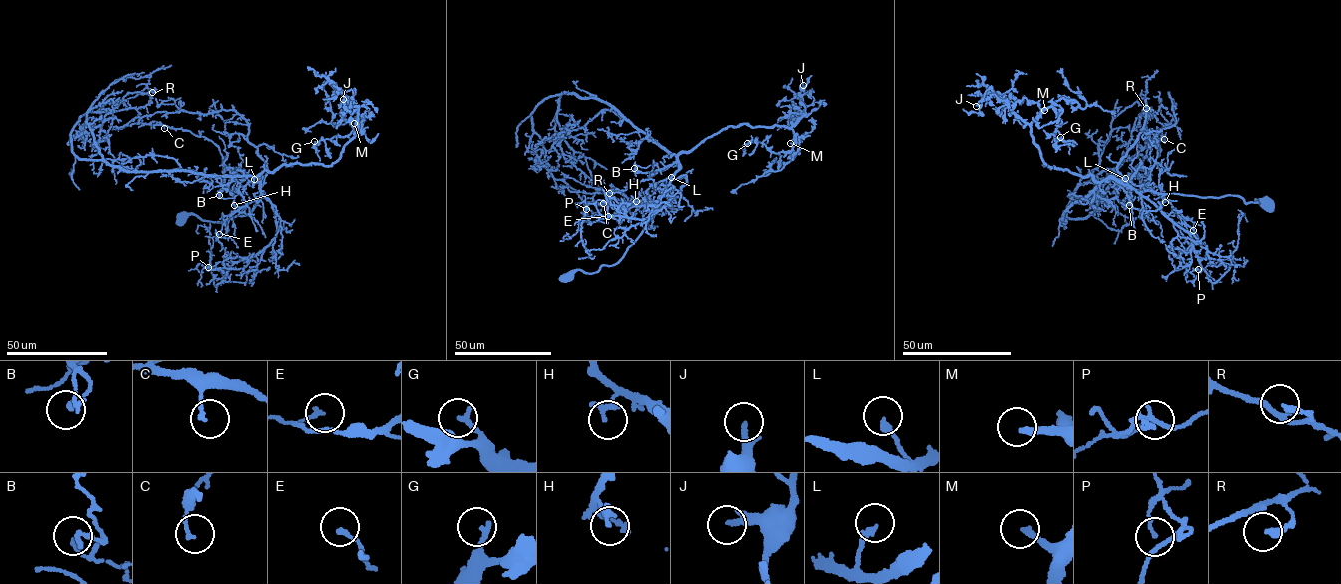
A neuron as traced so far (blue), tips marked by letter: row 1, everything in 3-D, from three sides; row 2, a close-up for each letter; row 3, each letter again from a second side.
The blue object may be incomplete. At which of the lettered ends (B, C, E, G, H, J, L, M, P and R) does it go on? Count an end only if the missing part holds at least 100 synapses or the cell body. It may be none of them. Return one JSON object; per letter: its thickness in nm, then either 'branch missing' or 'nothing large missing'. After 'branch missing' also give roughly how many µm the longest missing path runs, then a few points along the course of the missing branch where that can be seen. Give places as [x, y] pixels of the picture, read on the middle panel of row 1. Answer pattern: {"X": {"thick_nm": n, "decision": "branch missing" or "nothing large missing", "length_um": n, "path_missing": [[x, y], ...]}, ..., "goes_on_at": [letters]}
{"B": {"thick_nm": 200, "decision": "nothing large missing"}, "C": {"thick_nm": 120, "decision": "nothing large missing"}, "E": {"thick_nm": 170, "decision": "nothing large missing"}, "G": {"thick_nm": 200, "decision": "nothing large missing"}, "H": {"thick_nm": 160, "decision": "nothing large missing"}, "J": {"thick_nm": 240, "decision": "nothing large missing"}, "L": {"thick_nm": 200, "decision": "nothing large missing"}, "M": {"thick_nm": 240, "decision": "branch missing", "length_um": 40, "path_missing": [[790, 143], [771, 139], [763, 130], [778, 114], [788, 114]]}, "P": {"thick_nm": 140, "decision": "nothing large missing"}, "R": {"thick_nm": 200, "decision": "nothing large missing"}, "goes_on_at": ["M"]}

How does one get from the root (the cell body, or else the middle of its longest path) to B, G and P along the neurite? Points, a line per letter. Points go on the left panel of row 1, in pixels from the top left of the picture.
B: (184, 217), (195, 214), (219, 222), (249, 214), (260, 195), (261, 176), (237, 169), (219, 195)
G: (184, 217), (219, 222), (249, 214), (260, 193), (256, 176), (294, 163), (331, 166), (361, 127), (314, 141)
P: (184, 217), (242, 216), (261, 195), (271, 203), (278, 228), (269, 245), (230, 266), (208, 267)

